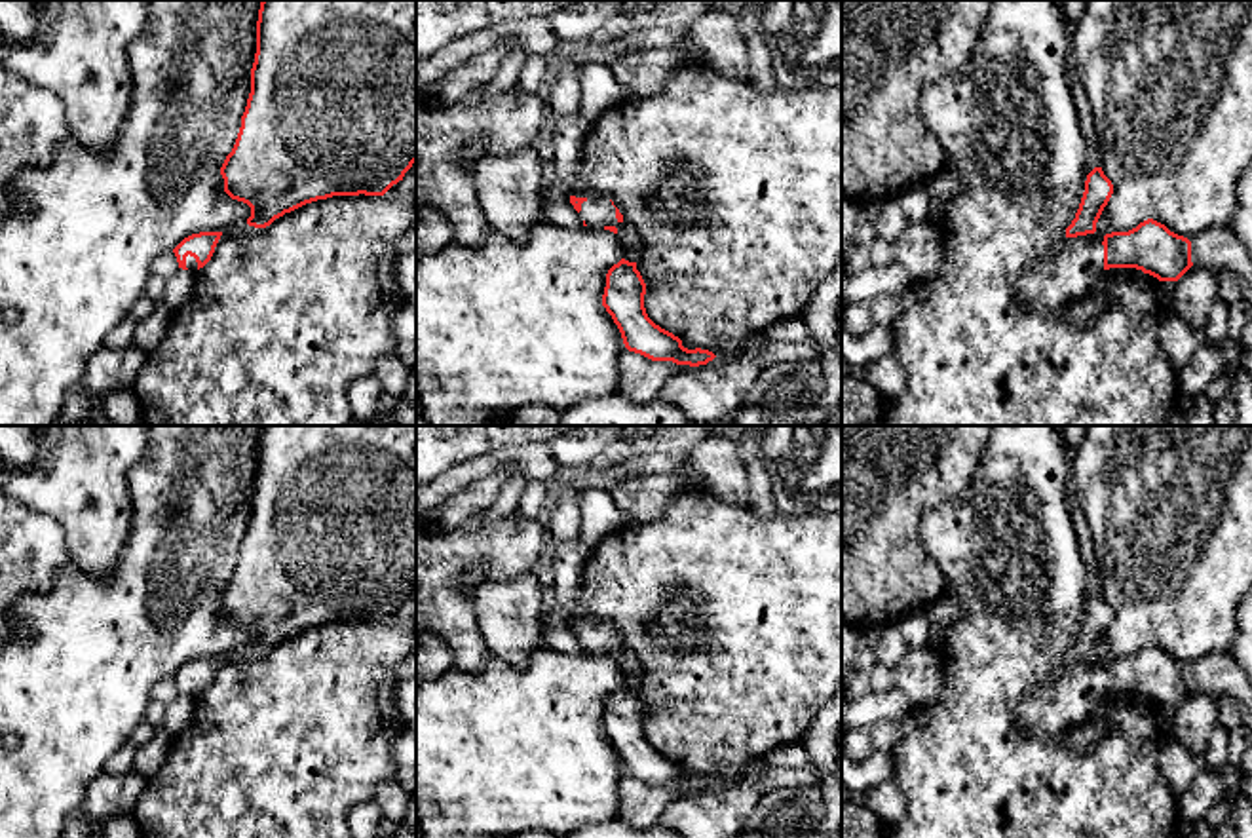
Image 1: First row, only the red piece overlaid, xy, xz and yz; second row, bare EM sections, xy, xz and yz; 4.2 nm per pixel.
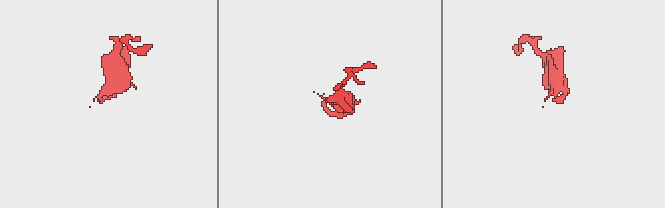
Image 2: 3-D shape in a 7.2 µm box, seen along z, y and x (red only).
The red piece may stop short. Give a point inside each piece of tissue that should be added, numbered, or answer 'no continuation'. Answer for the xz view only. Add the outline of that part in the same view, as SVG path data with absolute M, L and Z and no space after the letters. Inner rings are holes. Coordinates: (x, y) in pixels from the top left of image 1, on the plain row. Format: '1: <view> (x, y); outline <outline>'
1: xz (597, 637); outline M572 618L576 623L583 623L581 629L581 644L589 654L604 656L606 652L617 654L617 663L621 667L623 684L629 688L636 688L642 680L642 667L636 654L629 648L619 648L616 644L616 633L610 627L610 621L600 621L593 618Z

